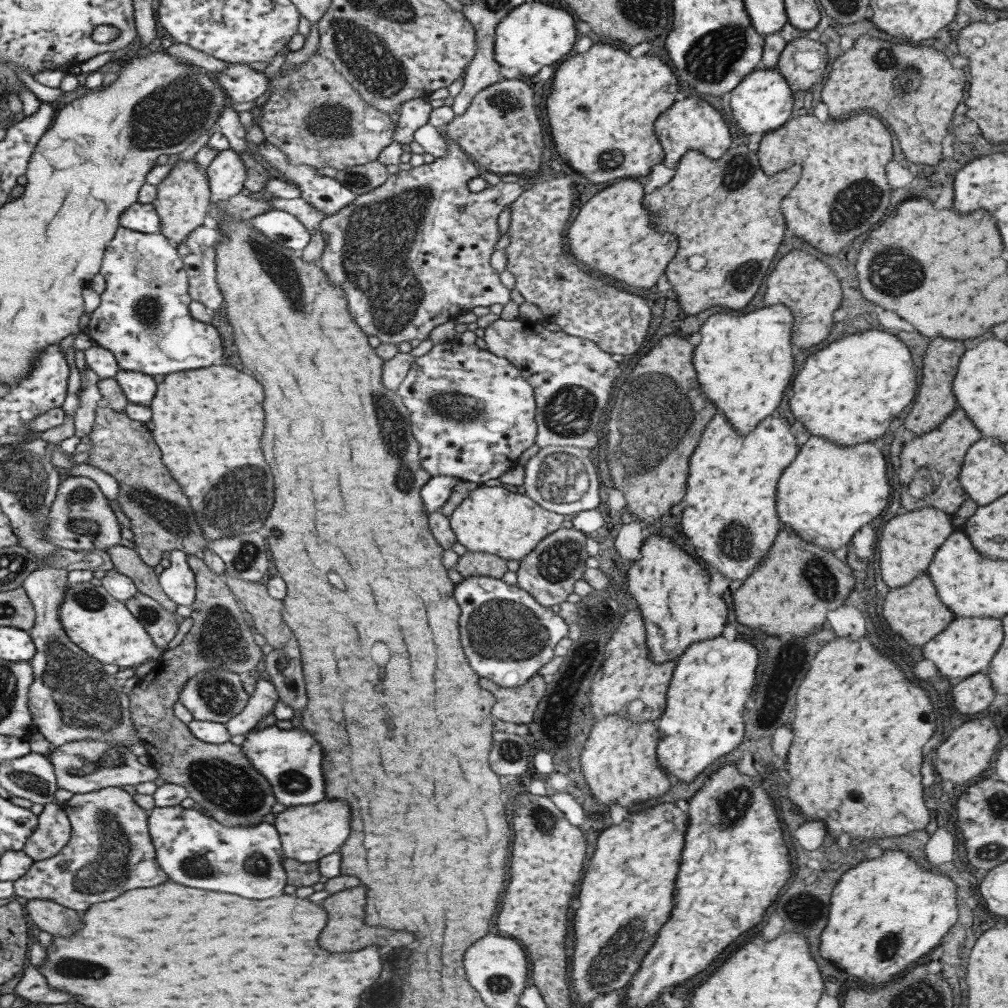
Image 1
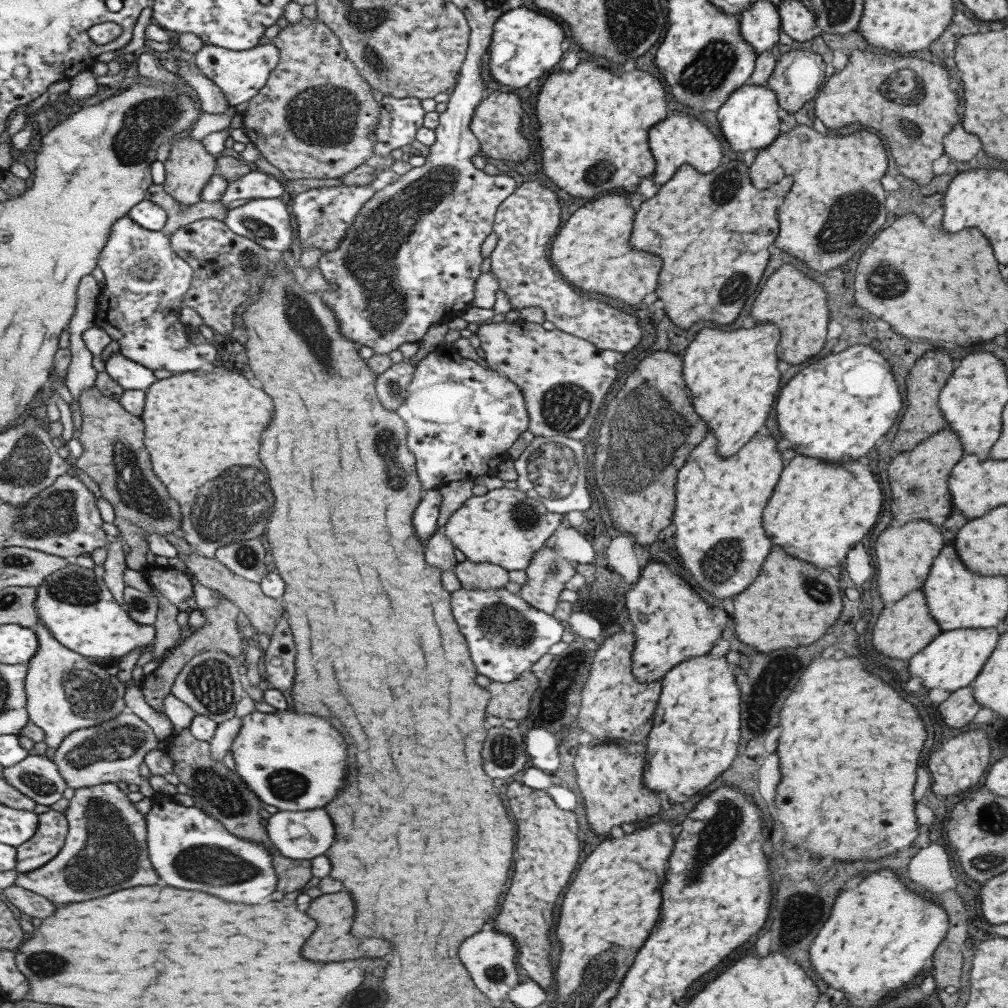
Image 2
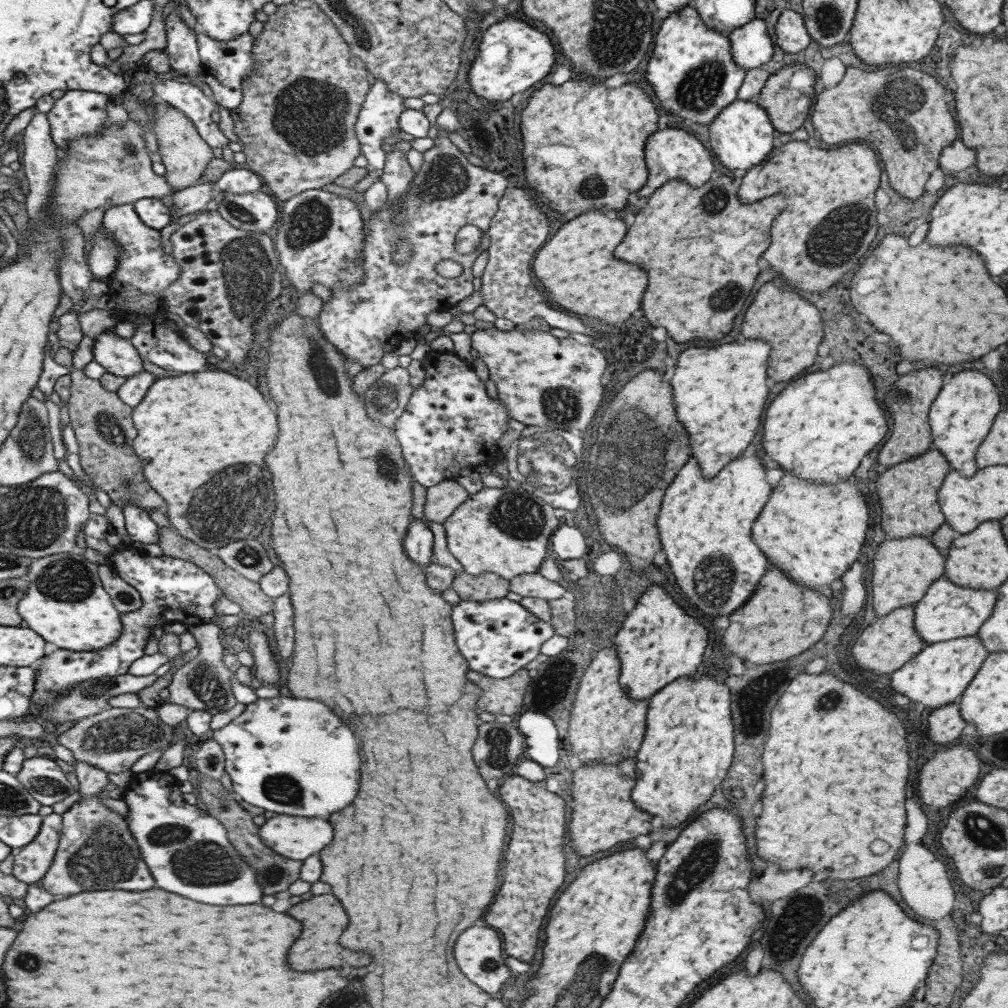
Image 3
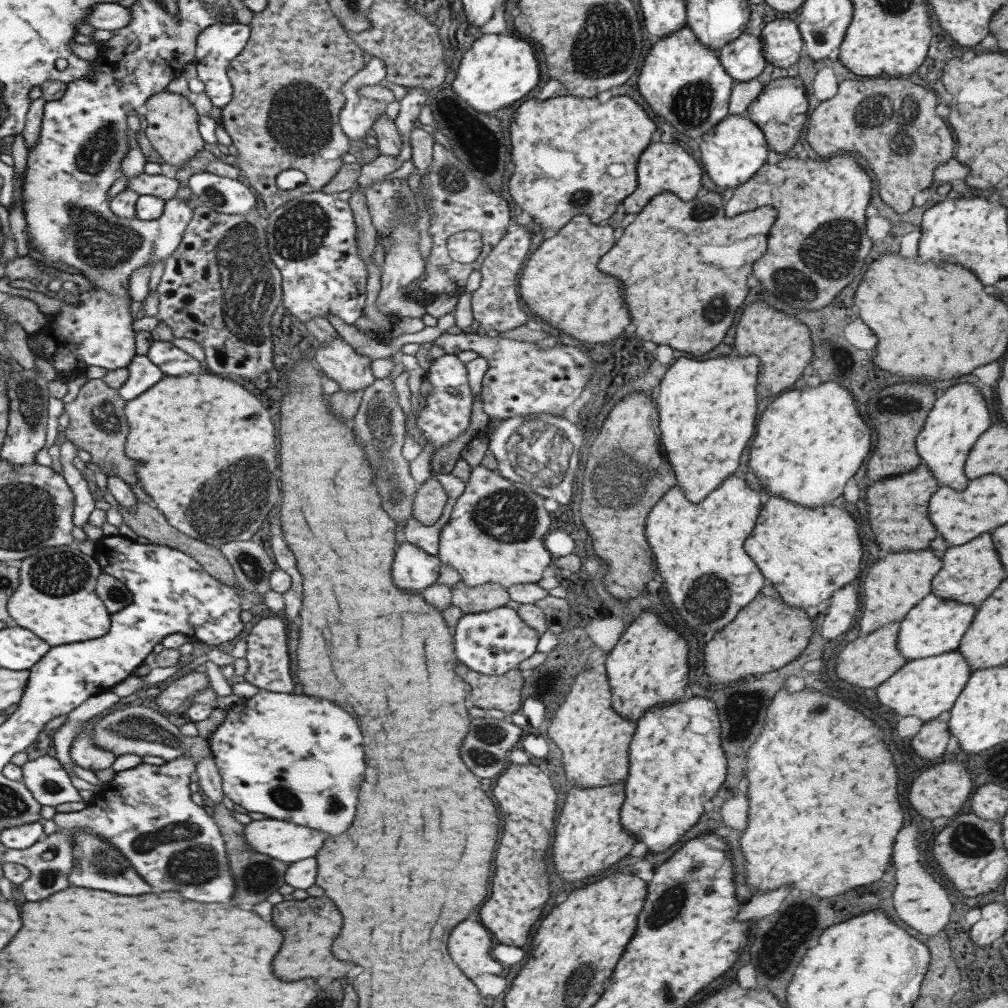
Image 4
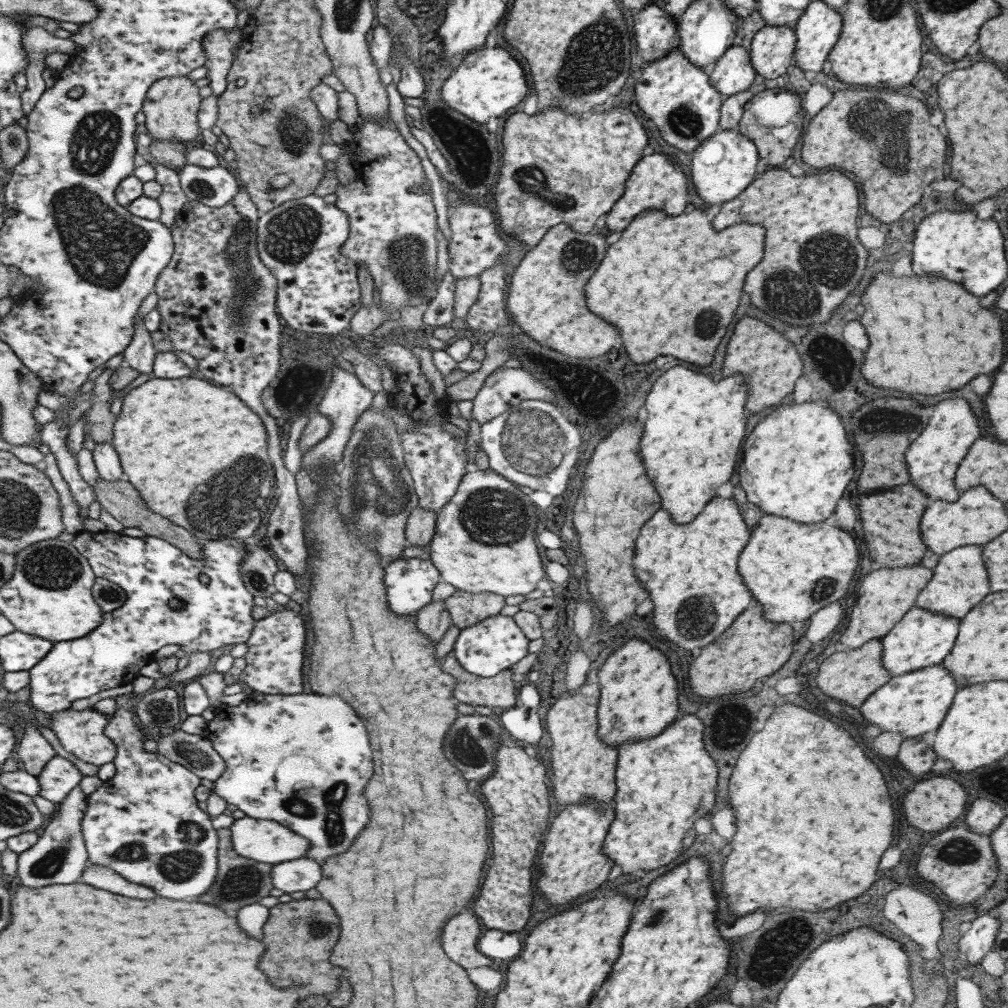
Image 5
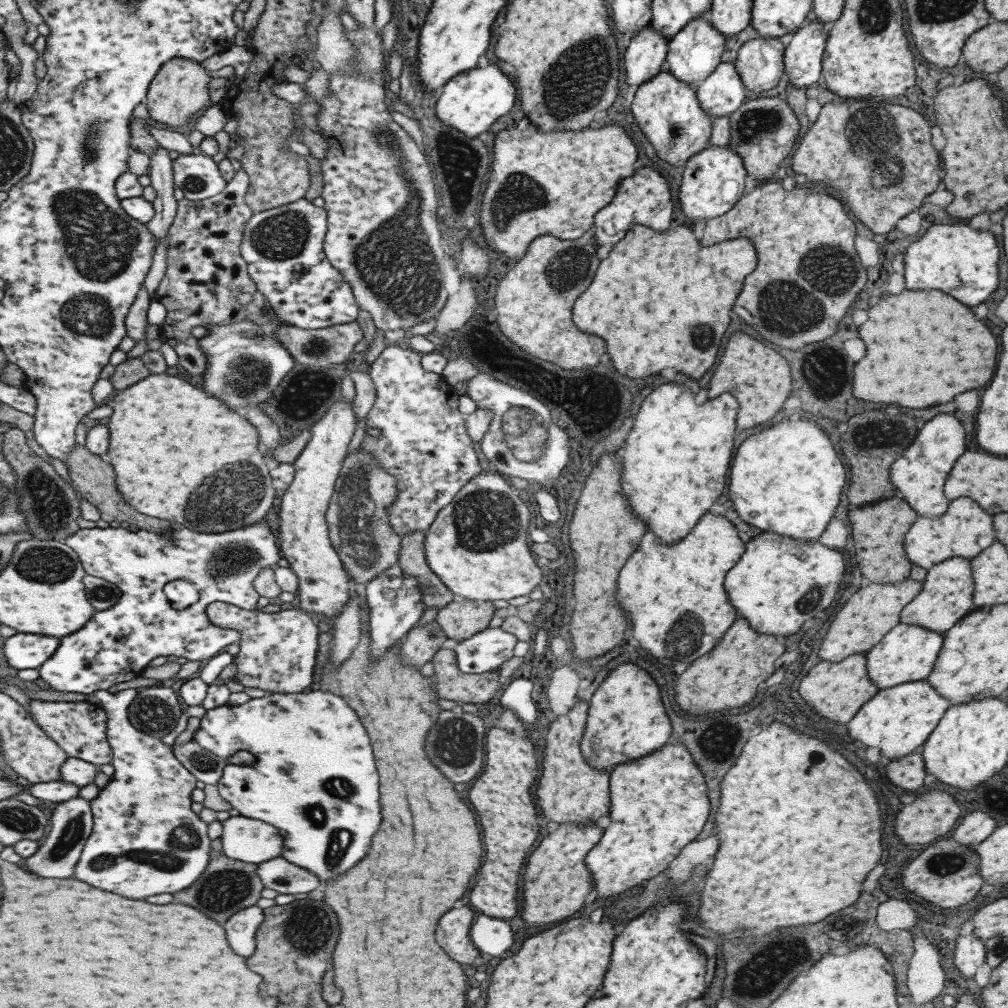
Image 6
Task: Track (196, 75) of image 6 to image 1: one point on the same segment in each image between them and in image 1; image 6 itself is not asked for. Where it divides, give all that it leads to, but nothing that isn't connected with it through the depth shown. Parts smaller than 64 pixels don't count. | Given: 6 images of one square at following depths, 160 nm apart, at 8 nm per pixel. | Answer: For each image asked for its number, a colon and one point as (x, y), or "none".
1: (182, 199)
2: (188, 166)
3: (184, 154)
4: (172, 123)
5: (170, 106)

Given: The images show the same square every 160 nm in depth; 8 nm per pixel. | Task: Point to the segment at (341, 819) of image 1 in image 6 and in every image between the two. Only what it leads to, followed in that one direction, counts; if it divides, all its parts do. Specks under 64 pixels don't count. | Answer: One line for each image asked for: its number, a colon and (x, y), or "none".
2: (303, 835)
3: (295, 837)
4: (283, 841)
5: (266, 841)
6: (247, 840)

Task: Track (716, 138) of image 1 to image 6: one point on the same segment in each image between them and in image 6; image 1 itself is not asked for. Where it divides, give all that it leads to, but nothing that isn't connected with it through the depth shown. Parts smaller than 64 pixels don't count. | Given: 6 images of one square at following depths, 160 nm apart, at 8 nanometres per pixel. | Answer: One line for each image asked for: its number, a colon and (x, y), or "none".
2: (679, 139)
3: (672, 153)
4: (662, 167)
5: (655, 181)
6: (647, 198)

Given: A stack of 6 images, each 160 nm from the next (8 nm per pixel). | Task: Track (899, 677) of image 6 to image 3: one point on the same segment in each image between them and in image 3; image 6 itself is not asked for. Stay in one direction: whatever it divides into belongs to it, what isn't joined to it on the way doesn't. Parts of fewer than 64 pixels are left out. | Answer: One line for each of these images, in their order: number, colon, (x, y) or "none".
3: (946, 611)
4: (934, 625)
5: (920, 638)

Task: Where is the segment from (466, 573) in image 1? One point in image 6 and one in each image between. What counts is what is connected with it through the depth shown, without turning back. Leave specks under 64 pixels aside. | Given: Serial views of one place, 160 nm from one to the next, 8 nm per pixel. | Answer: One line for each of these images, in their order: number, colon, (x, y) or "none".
2: (471, 575)
3: (487, 586)
4: (467, 599)
5: (465, 609)
6: (458, 620)

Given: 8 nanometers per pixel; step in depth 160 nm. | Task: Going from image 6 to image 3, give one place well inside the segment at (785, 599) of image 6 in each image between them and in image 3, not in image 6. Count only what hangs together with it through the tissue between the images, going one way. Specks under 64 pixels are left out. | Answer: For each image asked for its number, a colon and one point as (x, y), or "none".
3: (813, 531)
4: (805, 554)
5: (792, 569)

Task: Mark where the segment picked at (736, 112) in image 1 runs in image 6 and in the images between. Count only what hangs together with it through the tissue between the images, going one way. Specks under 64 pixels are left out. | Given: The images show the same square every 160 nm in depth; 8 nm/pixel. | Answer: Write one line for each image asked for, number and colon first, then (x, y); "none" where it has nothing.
2: (748, 120)
3: (740, 135)
4: (734, 149)
5: (722, 165)
6: (713, 179)

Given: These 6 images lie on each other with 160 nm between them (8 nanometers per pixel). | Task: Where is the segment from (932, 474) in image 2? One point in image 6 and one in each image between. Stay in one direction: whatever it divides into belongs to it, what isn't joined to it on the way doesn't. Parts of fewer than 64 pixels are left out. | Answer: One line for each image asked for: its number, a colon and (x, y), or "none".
3: (906, 491)
4: (897, 506)
5: (890, 519)
6: (877, 529)

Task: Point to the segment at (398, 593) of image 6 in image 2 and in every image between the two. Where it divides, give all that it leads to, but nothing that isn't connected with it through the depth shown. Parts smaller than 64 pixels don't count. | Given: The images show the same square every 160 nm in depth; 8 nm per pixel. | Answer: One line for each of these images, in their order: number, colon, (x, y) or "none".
2: (425, 516)
3: (418, 540)
4: (413, 569)
5: (408, 582)

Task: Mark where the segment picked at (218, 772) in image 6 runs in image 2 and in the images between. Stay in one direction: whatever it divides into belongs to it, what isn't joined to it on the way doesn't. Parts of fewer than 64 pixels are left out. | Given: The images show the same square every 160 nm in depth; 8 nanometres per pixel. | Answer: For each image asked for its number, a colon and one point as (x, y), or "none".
2: (111, 751)
3: (112, 739)
4: (139, 728)
5: (194, 752)

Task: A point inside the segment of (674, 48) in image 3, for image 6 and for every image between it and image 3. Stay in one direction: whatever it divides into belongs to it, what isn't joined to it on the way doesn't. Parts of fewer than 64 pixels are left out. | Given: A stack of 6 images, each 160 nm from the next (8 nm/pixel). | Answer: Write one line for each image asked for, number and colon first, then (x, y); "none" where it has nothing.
4: (682, 81)
5: (680, 100)
6: (666, 110)

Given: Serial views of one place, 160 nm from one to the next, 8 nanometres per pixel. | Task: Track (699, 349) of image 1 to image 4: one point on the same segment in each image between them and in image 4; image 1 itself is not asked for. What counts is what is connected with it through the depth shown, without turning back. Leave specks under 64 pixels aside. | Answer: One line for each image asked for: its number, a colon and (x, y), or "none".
2: (732, 377)
3: (719, 393)
4: (706, 409)

